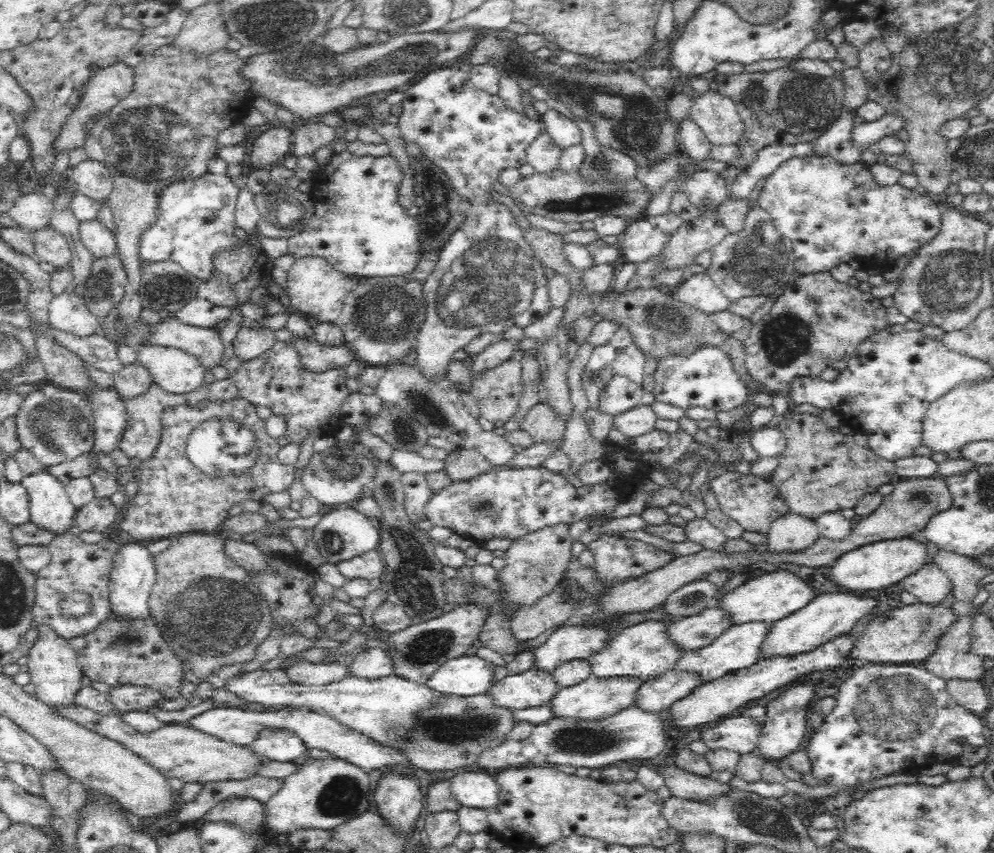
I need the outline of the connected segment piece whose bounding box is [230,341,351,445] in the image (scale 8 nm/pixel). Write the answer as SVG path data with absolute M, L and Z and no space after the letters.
M276 341L274 346L253 360L243 361L230 380L236 386L239 397L256 406L267 406L272 414L286 422L286 444L307 444L306 440L318 440L320 436L336 436L344 423L341 406L351 392L346 387L348 376L343 368L313 372L301 364L300 353L287 341Z

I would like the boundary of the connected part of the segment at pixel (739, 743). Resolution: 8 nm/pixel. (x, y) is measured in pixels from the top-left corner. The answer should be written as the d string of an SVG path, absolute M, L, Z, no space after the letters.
M746 716L726 717L714 728L702 732L701 739L710 750L724 748L740 755L750 753L758 747L760 726L754 718Z

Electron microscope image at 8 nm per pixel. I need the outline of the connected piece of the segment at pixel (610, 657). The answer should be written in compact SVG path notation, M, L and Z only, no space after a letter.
M668 619L644 621L620 630L610 637L598 652L586 658L591 676L598 679L636 678L641 682L656 678L674 669L675 661L683 652L666 633Z

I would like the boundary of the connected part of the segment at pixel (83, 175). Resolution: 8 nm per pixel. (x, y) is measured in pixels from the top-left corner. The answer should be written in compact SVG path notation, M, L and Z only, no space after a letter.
M86 159L70 171L75 190L95 201L104 201L113 189L113 177L101 162Z

